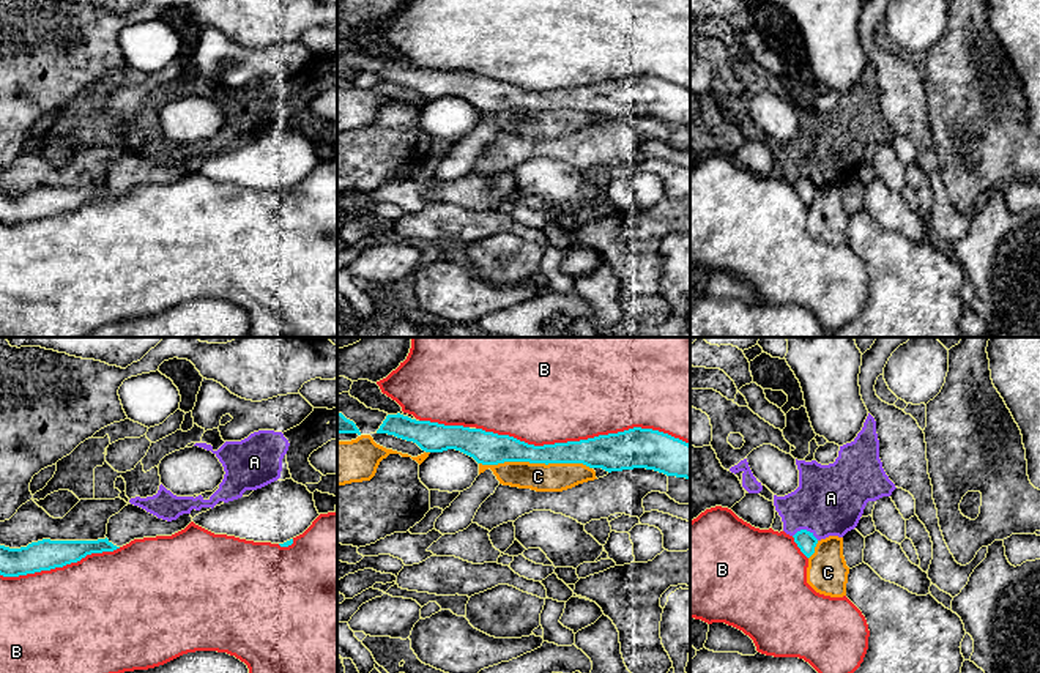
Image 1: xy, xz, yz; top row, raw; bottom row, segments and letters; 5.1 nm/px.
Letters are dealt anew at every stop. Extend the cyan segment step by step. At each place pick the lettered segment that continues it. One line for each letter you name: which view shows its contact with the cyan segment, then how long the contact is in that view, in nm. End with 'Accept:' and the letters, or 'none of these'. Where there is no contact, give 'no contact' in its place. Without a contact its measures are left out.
Accept: none of these

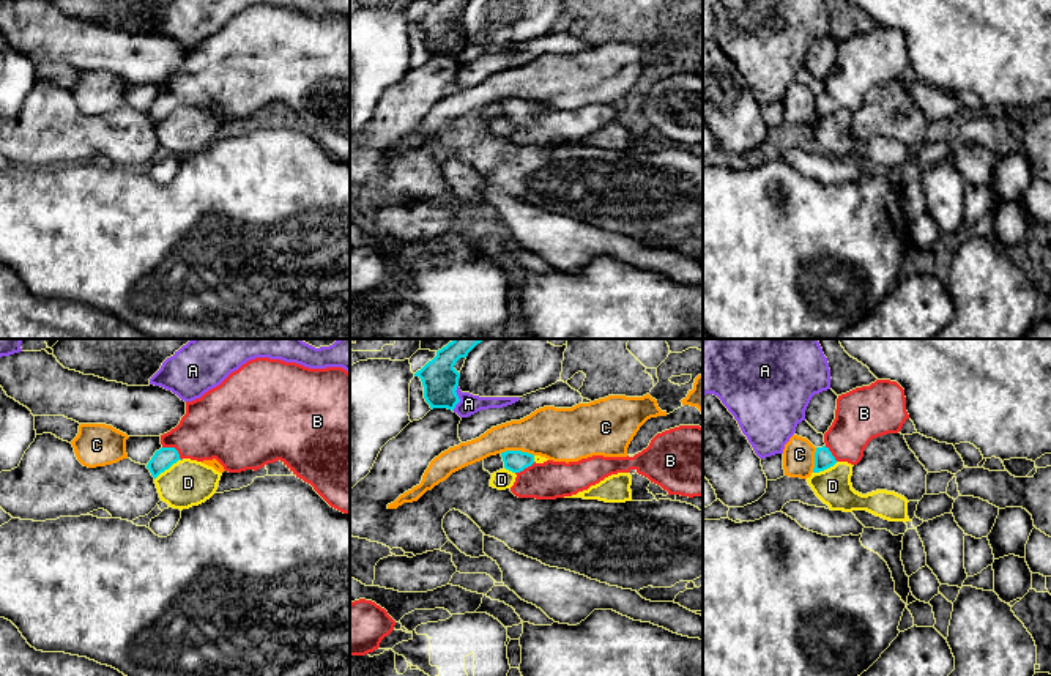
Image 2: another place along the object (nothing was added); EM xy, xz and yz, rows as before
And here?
B: contact in xy; length 120 nm
Accept: B

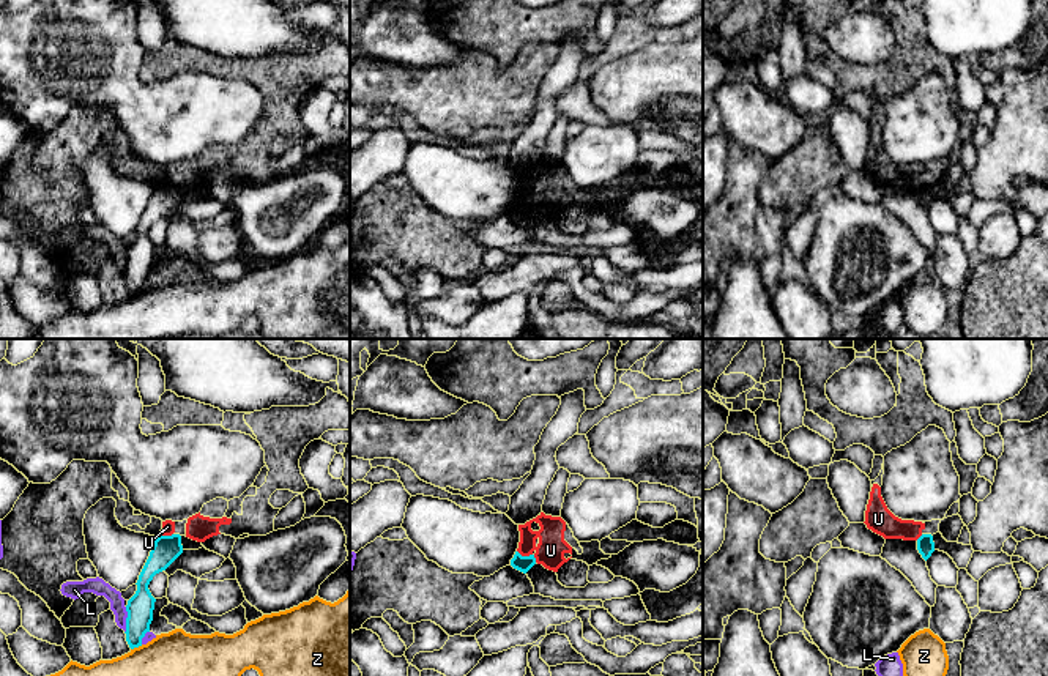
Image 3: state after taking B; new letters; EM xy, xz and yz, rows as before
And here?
Accept: none of these

